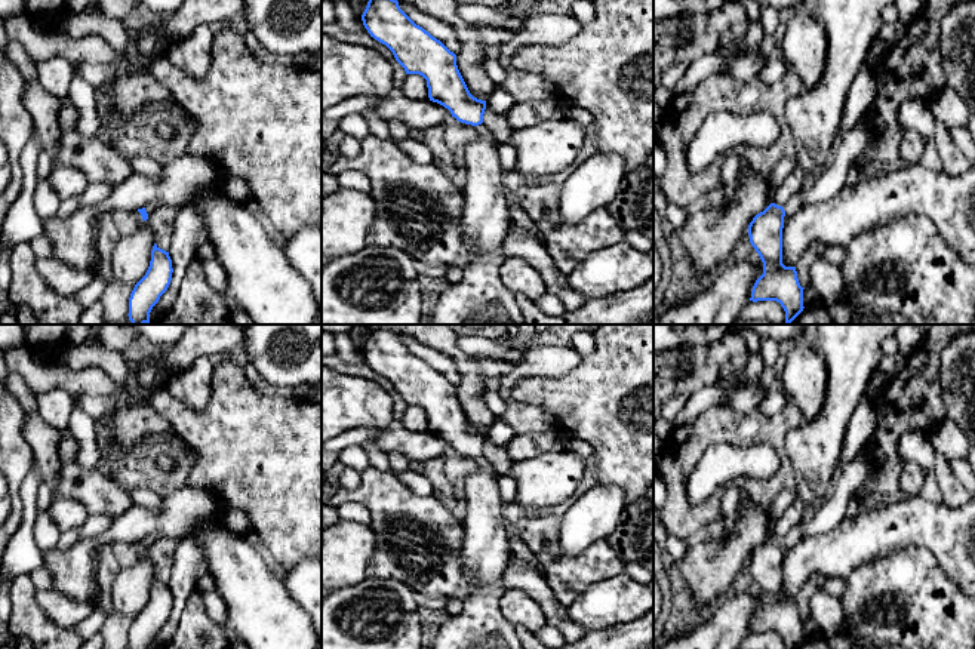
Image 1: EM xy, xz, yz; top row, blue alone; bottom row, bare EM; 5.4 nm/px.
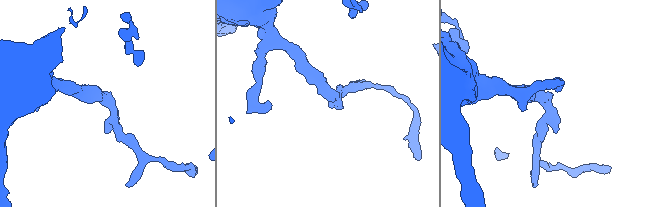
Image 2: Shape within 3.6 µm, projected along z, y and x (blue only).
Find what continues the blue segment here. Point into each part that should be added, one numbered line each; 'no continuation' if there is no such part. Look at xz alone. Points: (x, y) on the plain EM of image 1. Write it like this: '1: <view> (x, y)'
1: xz (480, 461)

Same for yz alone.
1: yz (832, 511)

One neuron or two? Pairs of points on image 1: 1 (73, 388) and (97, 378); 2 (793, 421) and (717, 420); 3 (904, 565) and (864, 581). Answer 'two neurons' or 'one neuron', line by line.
1: one neuron
2: one neuron
3: one neuron

